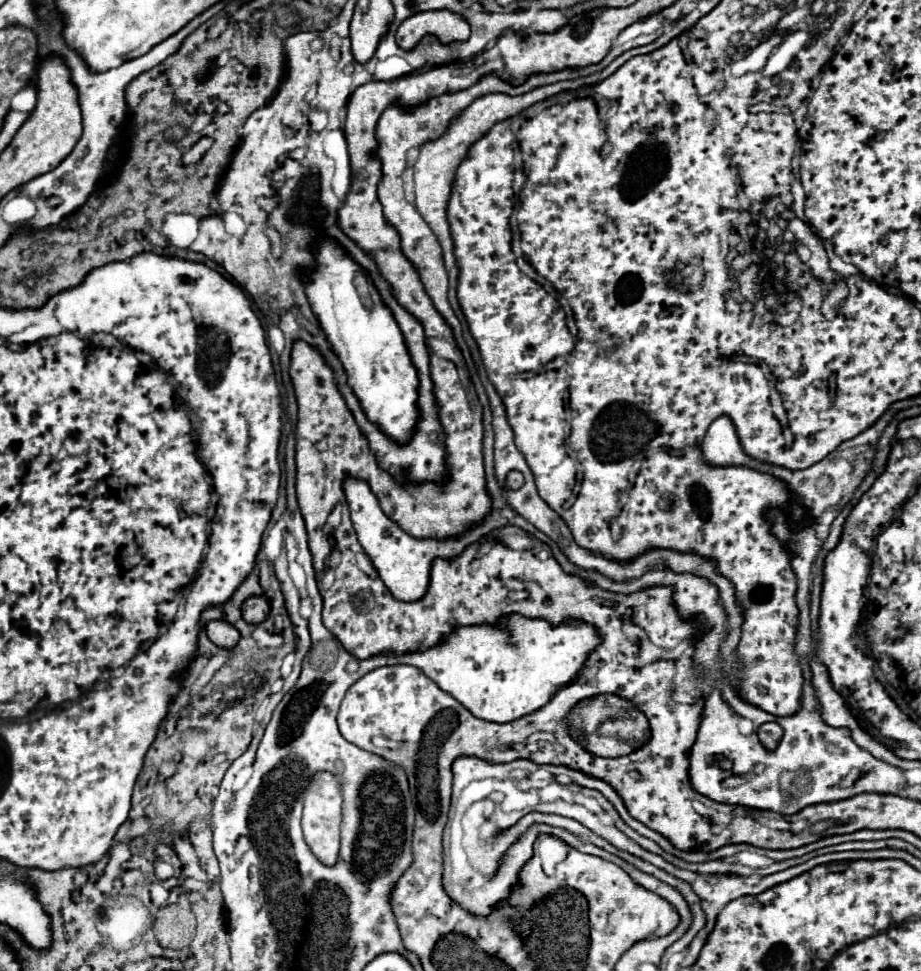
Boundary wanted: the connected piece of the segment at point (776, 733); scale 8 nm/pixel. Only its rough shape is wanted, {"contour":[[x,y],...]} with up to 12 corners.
{"contour":[[776,722],[758,728],[758,738],[766,748],[776,746],[782,728]]}

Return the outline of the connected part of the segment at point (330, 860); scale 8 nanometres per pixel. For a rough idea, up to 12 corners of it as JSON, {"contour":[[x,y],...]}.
{"contour":[[318,772],[306,790],[302,830],[326,864],[338,858],[342,794]]}

